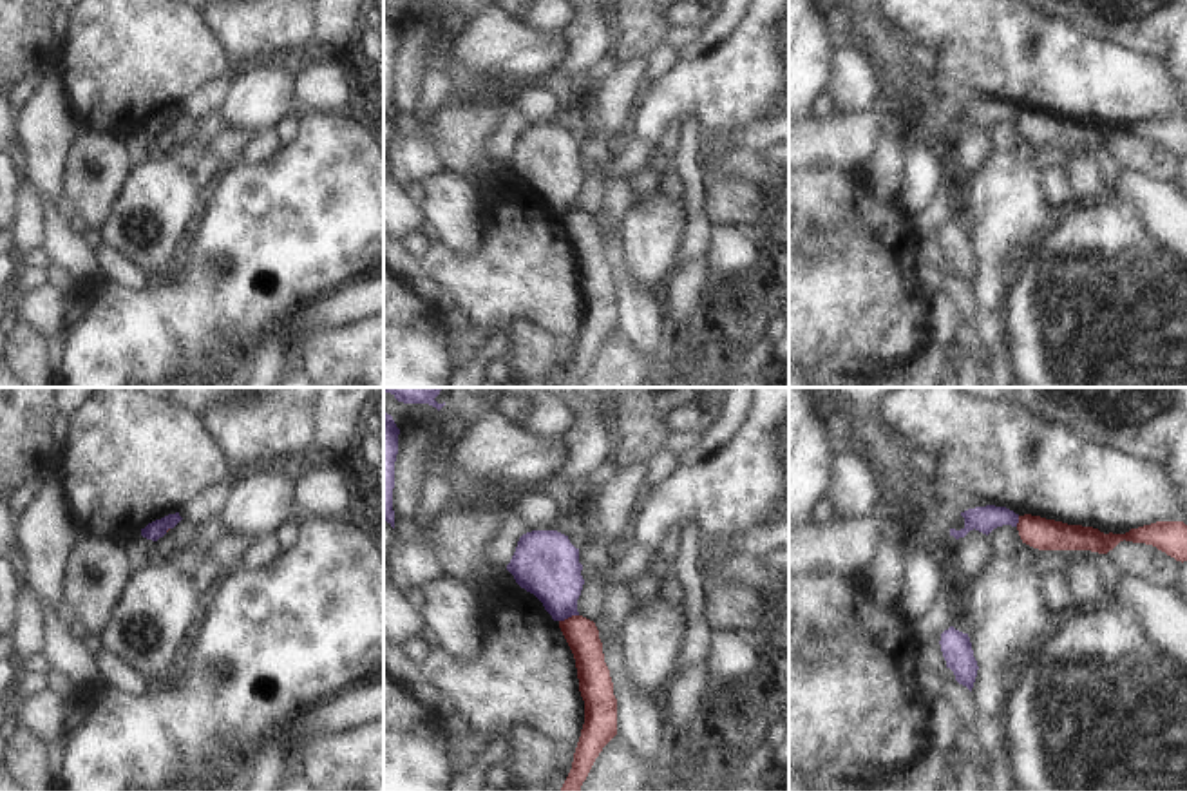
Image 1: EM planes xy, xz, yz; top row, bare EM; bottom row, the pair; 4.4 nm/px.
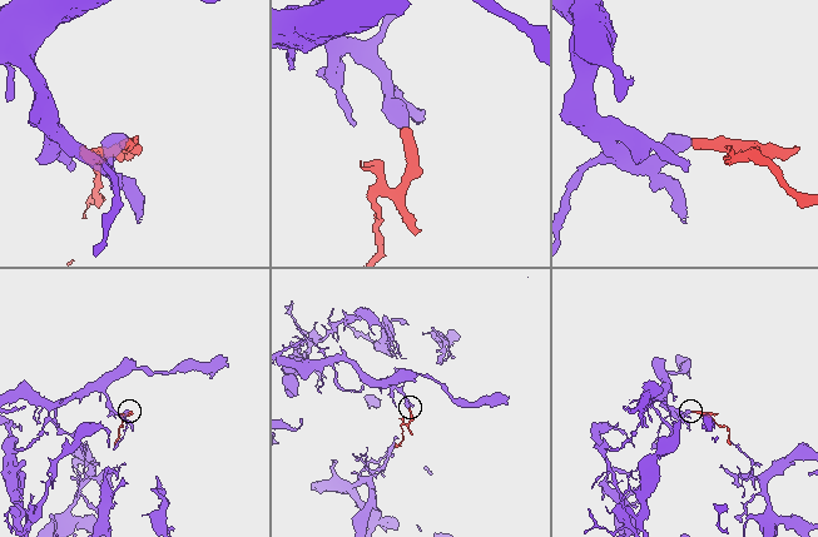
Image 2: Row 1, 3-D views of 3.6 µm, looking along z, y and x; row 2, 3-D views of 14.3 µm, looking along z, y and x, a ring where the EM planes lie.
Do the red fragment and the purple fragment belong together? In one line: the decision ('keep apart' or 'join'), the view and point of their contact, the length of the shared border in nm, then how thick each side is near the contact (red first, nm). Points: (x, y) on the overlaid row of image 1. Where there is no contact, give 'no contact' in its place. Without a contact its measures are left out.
keep apart | xz (569, 618) | 90 nm | 150/280 nm

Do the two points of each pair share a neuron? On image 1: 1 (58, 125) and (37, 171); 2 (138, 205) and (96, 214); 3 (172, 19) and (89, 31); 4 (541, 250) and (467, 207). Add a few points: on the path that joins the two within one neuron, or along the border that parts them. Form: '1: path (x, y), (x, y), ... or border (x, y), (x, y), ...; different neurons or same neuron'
1: path (47, 136), (44, 140), (44, 160); same neuron
2: border (129, 172), (107, 218), (98, 227); different neurons
3: path (152, 31), (109, 31); same neuron
4: border (485, 201), (484, 243), (469, 256); different neurons

